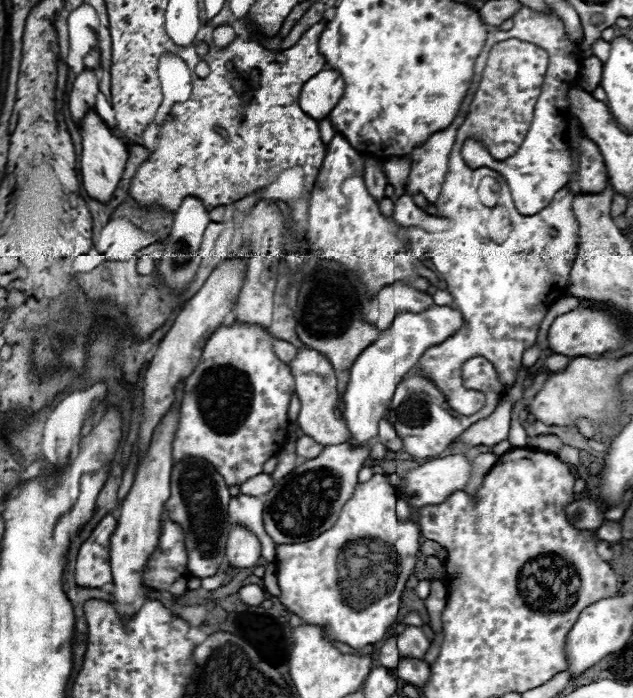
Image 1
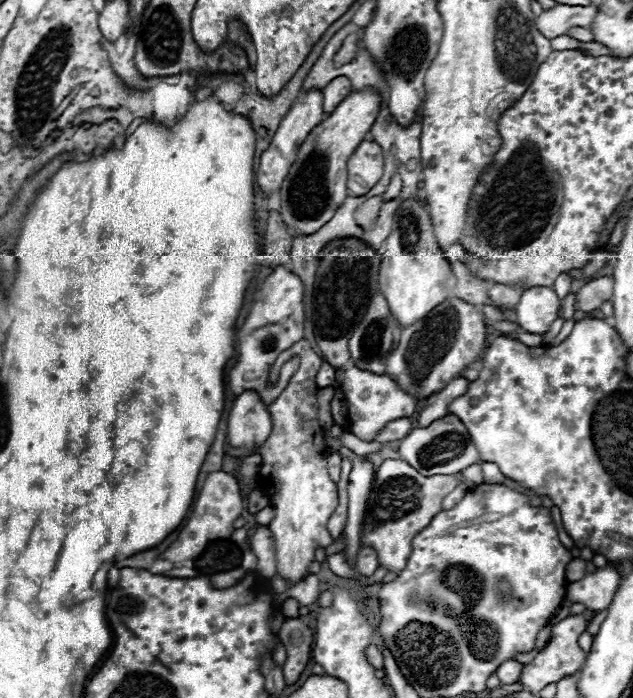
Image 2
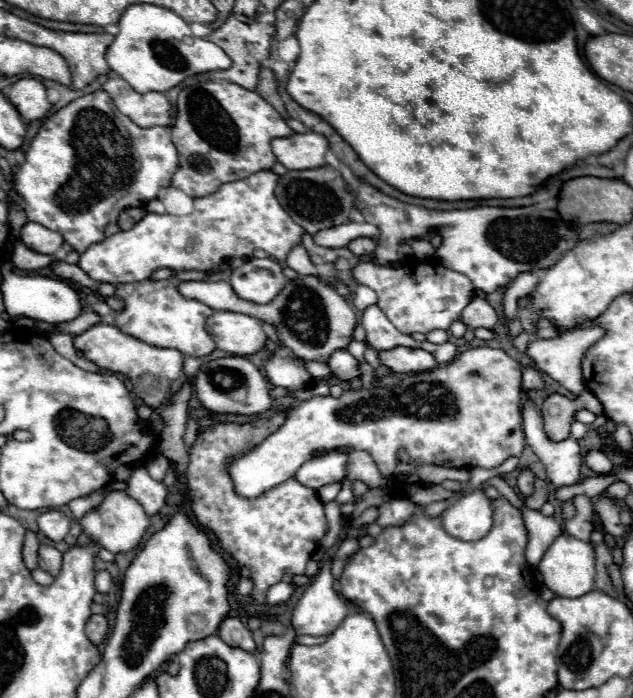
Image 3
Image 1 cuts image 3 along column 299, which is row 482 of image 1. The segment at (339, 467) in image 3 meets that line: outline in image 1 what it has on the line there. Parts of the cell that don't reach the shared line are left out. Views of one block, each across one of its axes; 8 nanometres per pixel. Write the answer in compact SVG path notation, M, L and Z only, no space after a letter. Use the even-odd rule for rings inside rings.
M480 454L480 456L474 460L474 476L472 476L472 480L470 480L468 488L466 488L468 494L474 494L474 492L480 488L482 478L490 472L490 468L492 468L496 462L498 462L498 456L494 456L494 454Z

